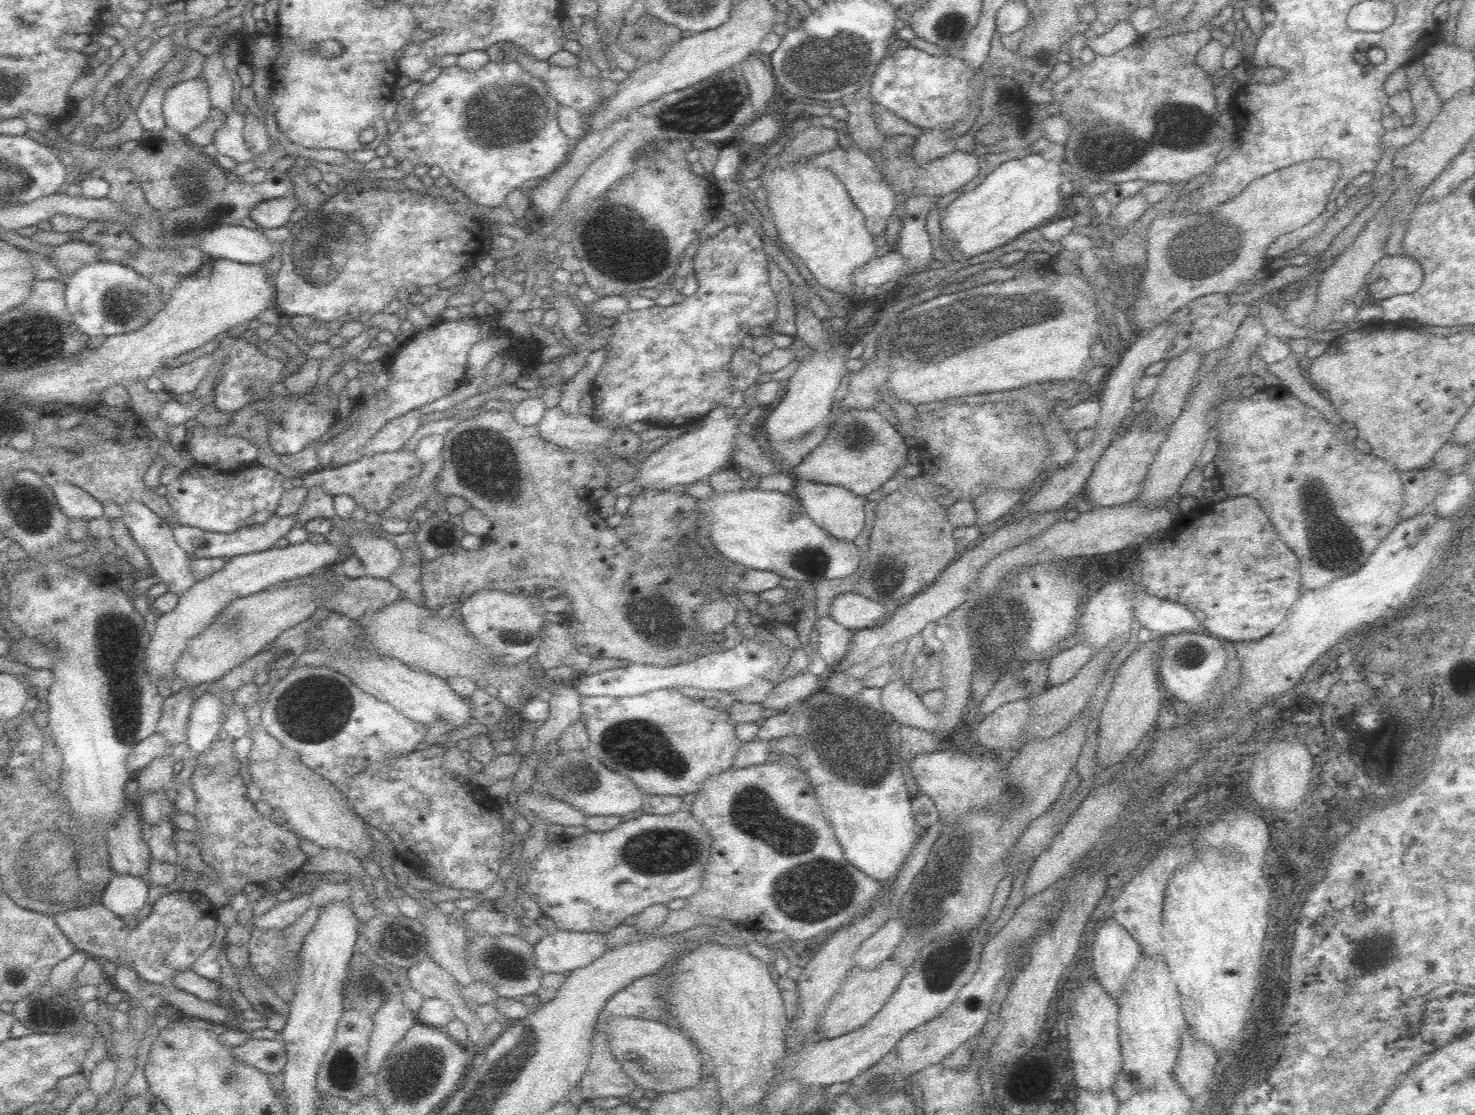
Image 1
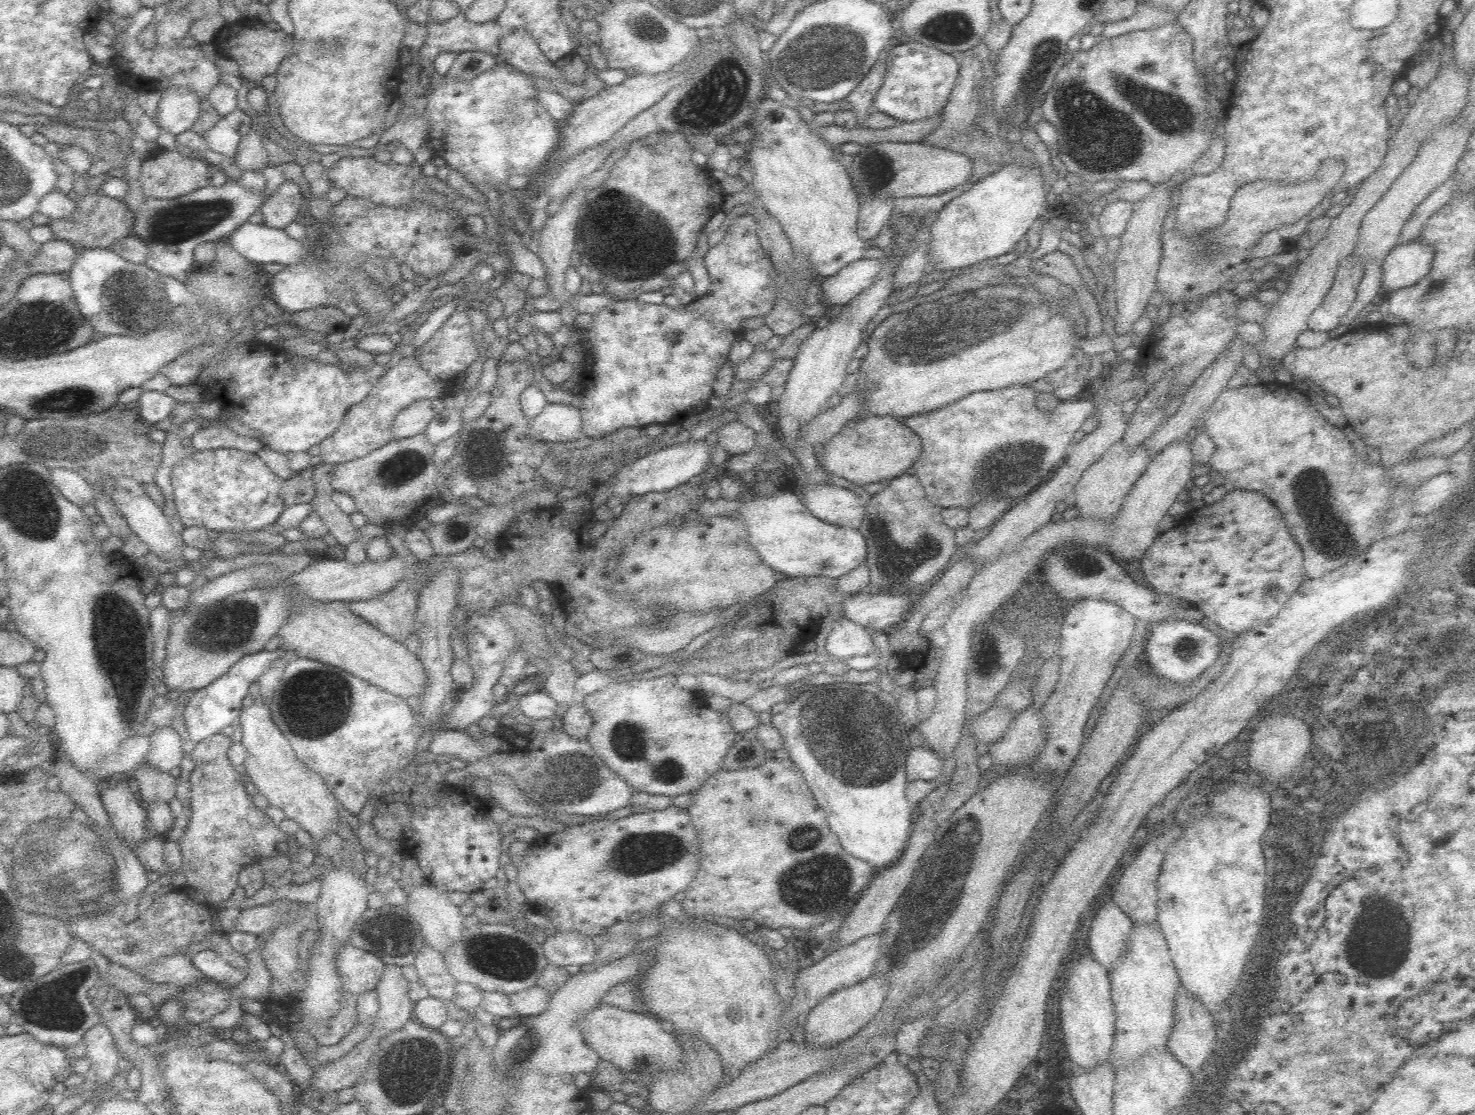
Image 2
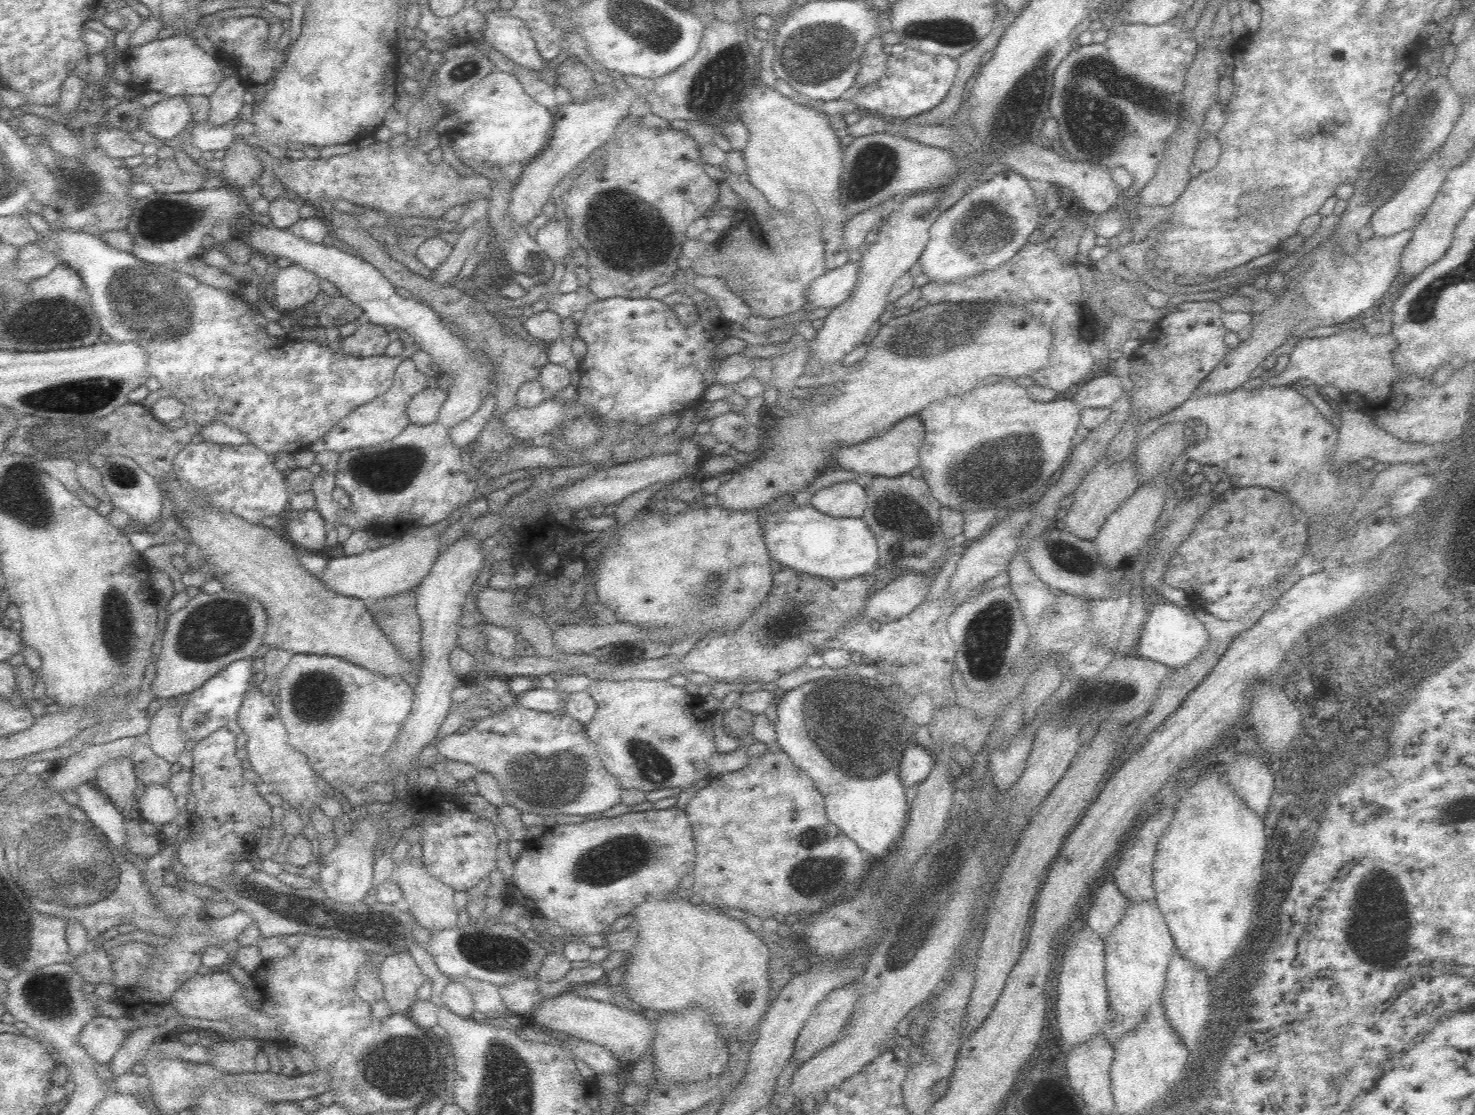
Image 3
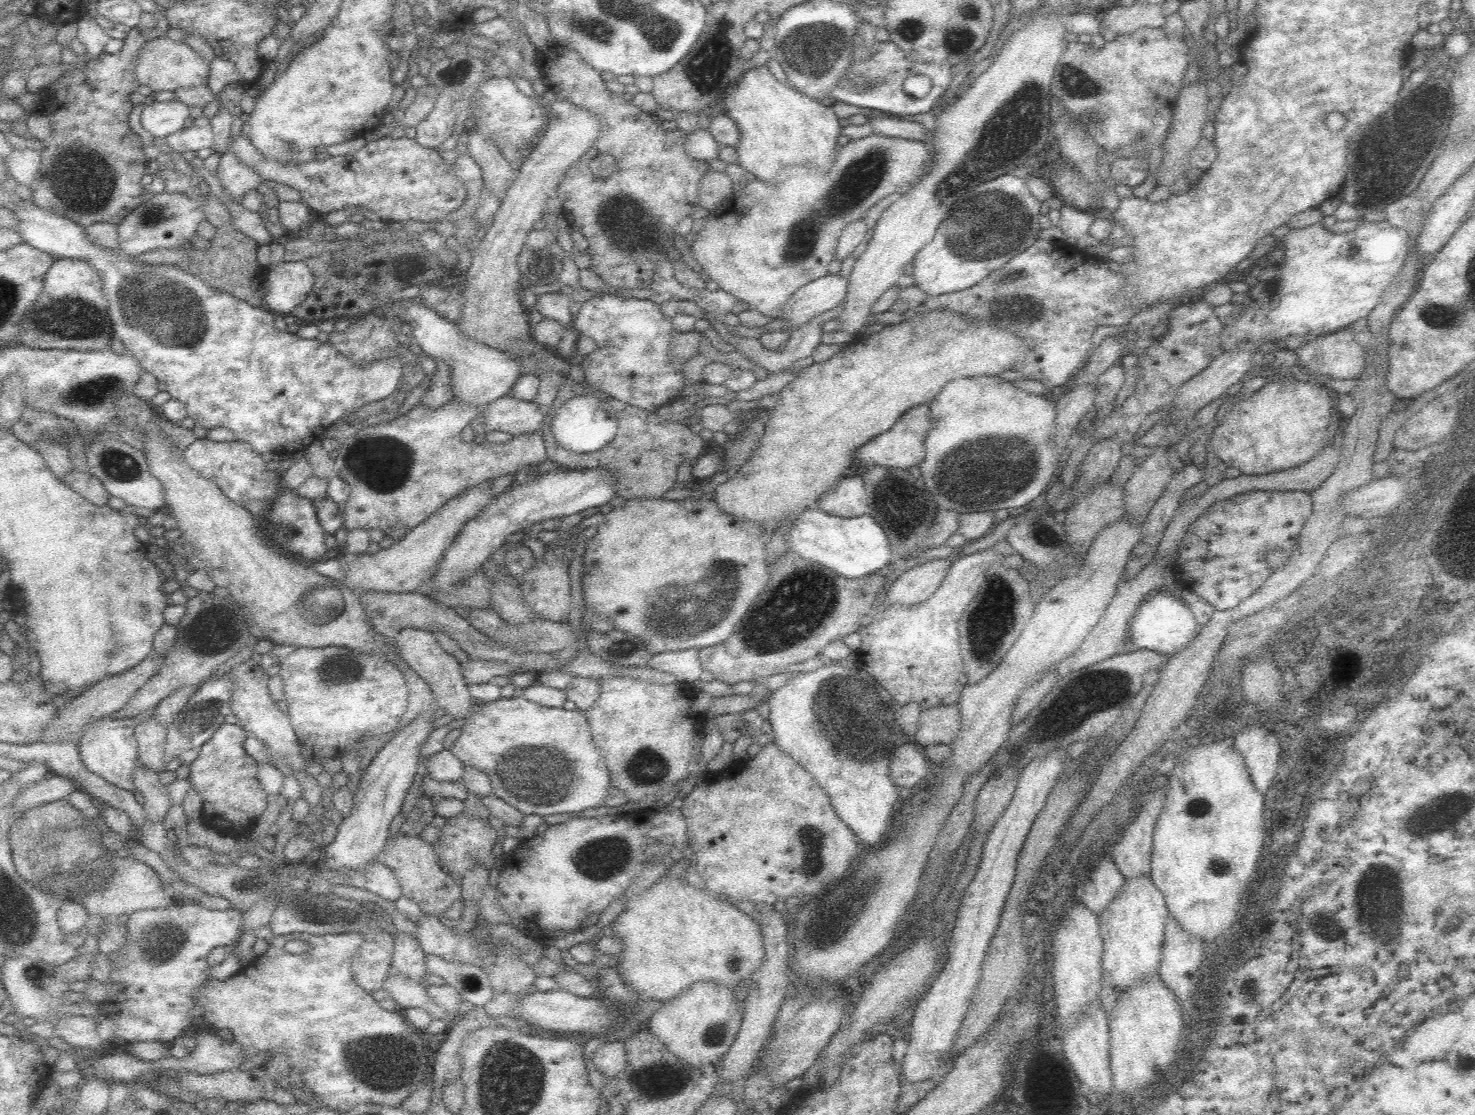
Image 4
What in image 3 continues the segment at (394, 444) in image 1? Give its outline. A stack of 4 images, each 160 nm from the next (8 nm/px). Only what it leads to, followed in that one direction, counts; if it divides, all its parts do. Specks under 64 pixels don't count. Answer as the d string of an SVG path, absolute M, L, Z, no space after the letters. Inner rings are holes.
M428 387L415 394L406 408L408 423L416 425L432 424L447 399L447 391L442 388Z

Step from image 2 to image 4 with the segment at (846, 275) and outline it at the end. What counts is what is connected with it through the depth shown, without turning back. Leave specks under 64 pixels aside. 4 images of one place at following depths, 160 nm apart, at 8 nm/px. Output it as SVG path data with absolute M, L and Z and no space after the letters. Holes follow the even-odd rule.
M838 272L828 273L802 286L784 306L783 320L786 321L787 329L792 332L812 321L812 318L843 304L847 284L847 277Z

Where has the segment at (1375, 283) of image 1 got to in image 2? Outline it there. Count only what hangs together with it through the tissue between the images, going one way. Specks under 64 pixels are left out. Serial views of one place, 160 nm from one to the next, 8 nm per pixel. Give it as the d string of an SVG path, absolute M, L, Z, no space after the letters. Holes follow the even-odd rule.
M1408 241L1396 245L1381 262L1381 287L1387 292L1414 286L1430 272L1434 248Z

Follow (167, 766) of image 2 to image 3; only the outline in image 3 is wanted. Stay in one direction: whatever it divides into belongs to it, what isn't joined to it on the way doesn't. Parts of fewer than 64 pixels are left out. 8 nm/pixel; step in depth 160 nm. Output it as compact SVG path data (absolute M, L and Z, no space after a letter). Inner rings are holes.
M174 698L151 715L151 723L146 732L152 751L170 765L178 763L179 756L190 747L179 730L181 711L176 704L178 702Z

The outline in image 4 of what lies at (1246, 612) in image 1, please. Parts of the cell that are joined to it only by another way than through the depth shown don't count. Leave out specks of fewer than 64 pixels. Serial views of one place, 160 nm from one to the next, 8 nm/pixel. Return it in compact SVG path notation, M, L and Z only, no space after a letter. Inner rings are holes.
M1253 490L1211 504L1187 528L1177 548L1178 556L1171 569L1182 580L1186 588L1211 604L1215 610L1230 609L1239 605L1246 597L1264 585L1274 571L1267 561L1272 551L1288 554L1297 545L1299 534L1307 518L1311 515L1311 493L1306 491L1263 491Z

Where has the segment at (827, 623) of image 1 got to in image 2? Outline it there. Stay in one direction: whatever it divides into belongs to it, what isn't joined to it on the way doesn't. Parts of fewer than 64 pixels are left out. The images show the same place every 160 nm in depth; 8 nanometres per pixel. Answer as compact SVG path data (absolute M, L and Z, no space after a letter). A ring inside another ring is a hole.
M842 615L832 624L825 649L826 655L836 660L848 660L852 656L866 656L878 647L871 640L870 629L849 621Z

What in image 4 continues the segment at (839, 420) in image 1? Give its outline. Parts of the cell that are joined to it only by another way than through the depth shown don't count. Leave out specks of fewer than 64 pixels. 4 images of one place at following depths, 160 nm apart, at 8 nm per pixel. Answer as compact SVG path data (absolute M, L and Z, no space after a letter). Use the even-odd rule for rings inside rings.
M928 403L913 406L908 409L884 434L872 438L872 442L864 444L856 450L856 461L861 465L872 464L886 468L906 470L912 466L919 466L924 458L924 442L931 426L930 407Z

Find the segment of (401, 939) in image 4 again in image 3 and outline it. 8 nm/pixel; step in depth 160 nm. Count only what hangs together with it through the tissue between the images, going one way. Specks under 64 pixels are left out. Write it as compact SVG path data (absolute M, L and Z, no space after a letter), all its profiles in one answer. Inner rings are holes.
M398 951L385 956L378 965L382 998L394 1014L406 1014L416 1001L416 990L428 978L418 969L416 955Z

